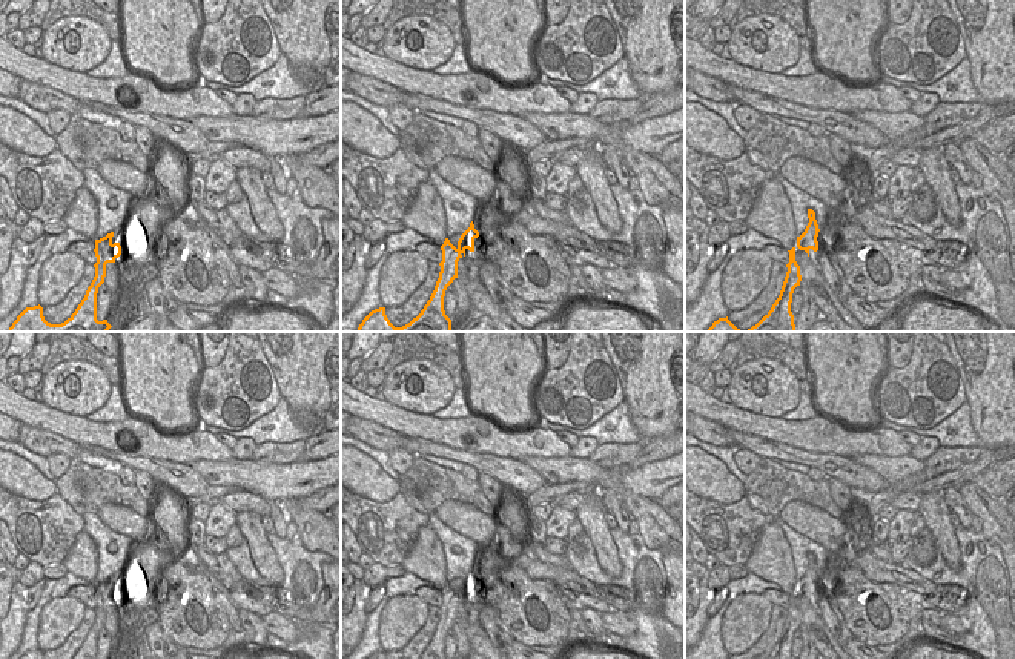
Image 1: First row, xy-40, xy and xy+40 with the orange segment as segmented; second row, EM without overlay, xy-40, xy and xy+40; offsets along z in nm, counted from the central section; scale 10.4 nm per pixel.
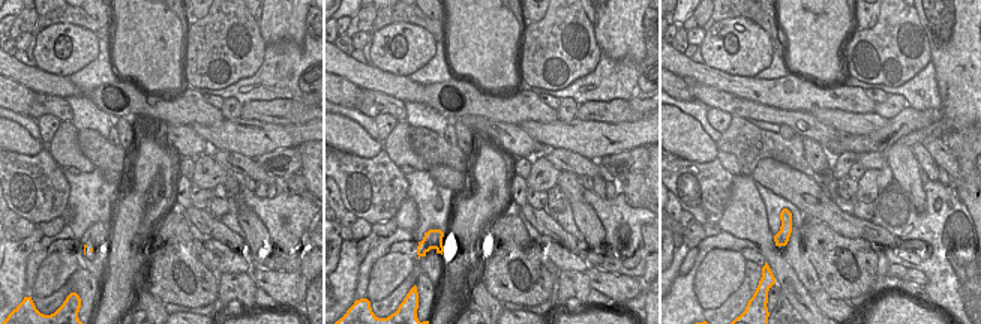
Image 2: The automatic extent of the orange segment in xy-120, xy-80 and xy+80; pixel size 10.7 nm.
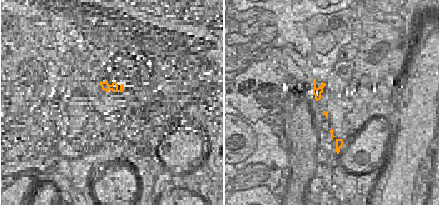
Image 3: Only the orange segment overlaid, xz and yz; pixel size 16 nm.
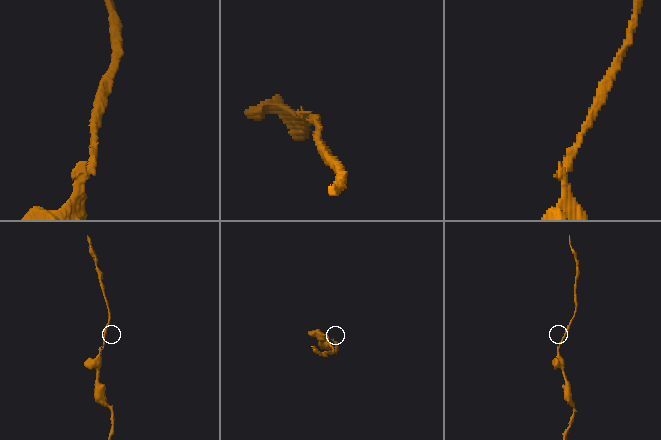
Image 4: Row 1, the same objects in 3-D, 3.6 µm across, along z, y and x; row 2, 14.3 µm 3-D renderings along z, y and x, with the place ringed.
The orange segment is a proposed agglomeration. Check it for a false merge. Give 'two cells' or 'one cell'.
one cell

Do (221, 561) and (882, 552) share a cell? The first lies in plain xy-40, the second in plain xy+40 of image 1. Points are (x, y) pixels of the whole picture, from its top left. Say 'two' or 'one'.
one

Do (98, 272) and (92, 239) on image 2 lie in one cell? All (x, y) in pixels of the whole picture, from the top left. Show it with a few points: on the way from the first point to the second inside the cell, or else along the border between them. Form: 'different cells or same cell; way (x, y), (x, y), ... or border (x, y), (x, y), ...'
same cell; way (98, 263), (99, 246)

